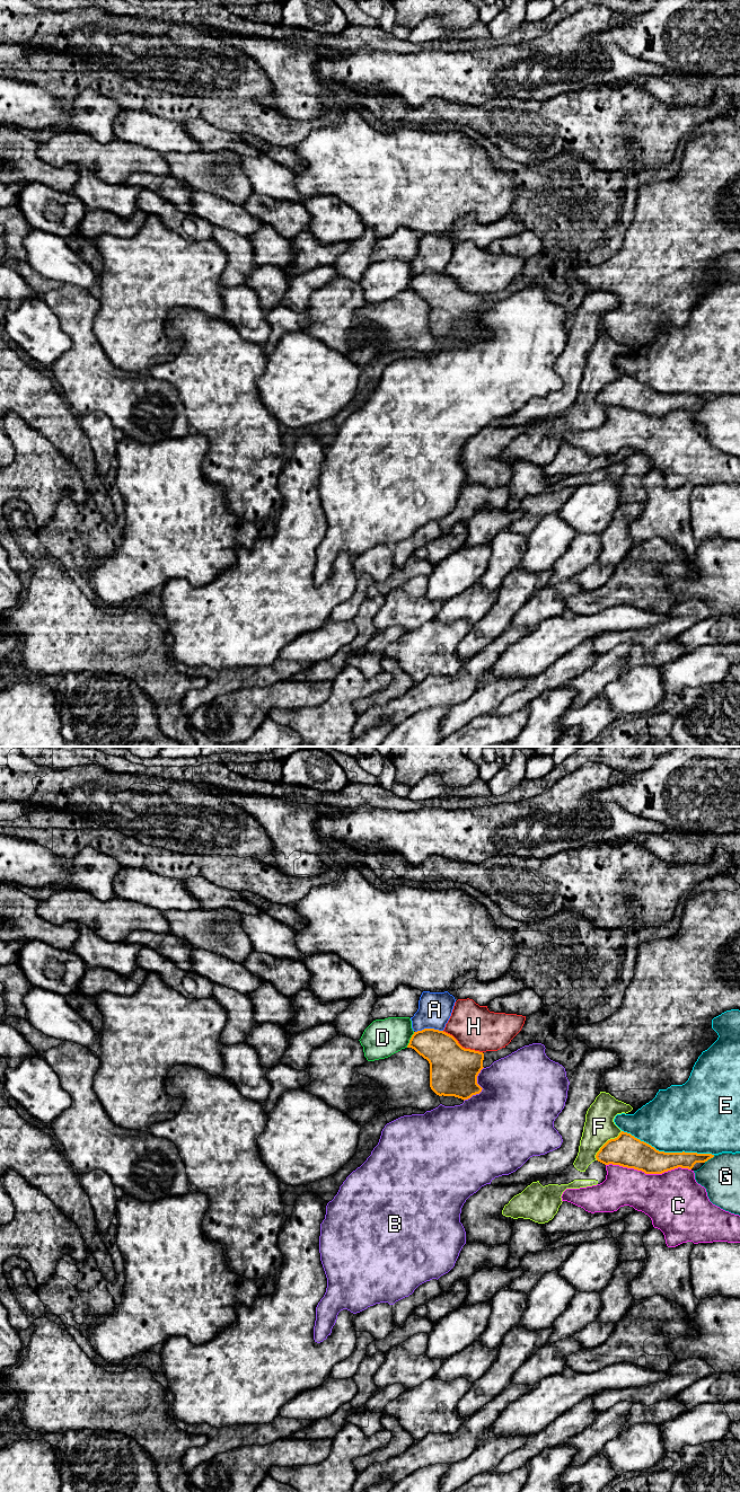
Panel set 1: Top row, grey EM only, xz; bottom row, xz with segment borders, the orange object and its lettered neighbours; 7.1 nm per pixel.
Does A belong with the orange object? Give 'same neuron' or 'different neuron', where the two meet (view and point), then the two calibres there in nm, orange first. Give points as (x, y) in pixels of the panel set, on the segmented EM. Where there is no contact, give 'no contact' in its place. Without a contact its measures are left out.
different neuron; contact xz (429, 1029); calibres 260 and 240 nm

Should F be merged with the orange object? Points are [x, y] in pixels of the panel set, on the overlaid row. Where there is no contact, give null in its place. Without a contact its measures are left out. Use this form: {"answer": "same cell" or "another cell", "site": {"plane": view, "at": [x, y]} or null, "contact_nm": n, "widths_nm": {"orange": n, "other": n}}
{"answer": "another cell", "site": {"plane": "xz", "at": [605, 1144]}, "contact_nm": 280, "widths_nm": {"orange": 240, "other": 220}}

